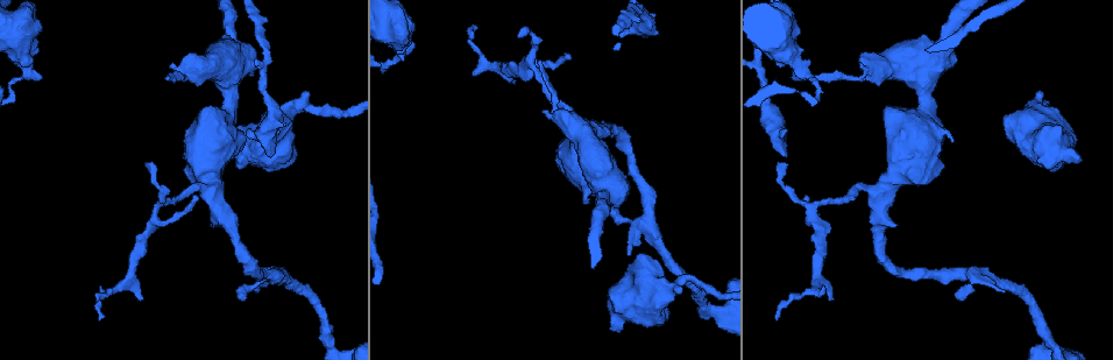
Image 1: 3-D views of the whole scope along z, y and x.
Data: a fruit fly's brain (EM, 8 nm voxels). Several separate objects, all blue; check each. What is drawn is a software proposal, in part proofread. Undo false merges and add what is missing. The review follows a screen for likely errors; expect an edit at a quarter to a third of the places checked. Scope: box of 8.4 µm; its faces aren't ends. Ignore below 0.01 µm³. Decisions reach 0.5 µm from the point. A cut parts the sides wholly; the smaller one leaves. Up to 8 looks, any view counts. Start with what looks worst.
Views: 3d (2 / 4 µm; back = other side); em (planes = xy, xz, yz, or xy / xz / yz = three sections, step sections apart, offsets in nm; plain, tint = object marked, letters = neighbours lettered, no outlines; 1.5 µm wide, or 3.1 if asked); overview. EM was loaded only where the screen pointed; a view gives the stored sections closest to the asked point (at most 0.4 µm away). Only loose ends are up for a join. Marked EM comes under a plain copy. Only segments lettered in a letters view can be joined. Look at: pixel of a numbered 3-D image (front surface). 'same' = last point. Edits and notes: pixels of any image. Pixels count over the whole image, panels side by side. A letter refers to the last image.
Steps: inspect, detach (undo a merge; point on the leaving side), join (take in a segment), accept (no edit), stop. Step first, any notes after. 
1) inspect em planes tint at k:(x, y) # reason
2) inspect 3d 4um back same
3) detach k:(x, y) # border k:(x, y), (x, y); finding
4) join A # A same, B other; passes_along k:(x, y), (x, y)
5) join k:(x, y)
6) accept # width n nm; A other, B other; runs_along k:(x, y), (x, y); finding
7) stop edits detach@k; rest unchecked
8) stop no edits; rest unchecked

inspect 3d 4um at 1:(796, 63) # sudden change in width

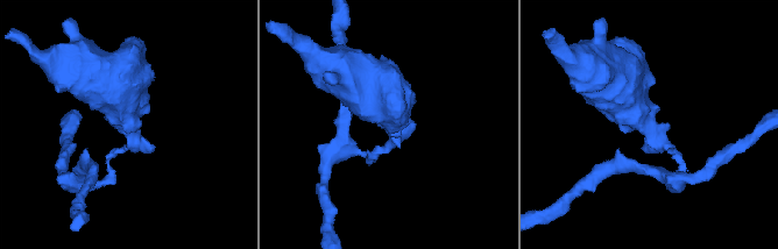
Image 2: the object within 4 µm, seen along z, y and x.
inspect em planes letters at 2:(649, 126) # shape alone is not enough

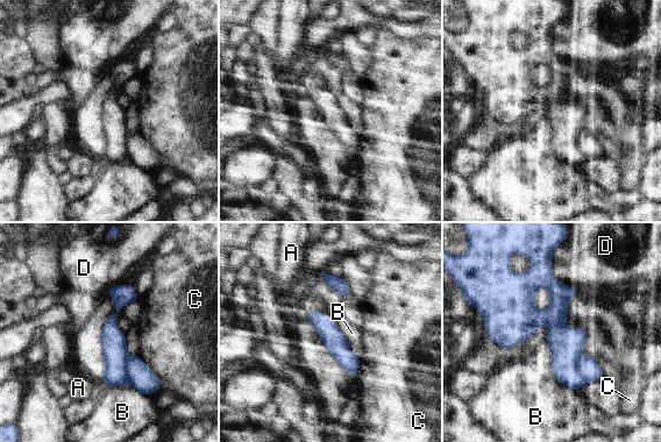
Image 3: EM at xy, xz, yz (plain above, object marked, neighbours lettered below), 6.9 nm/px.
detach 3:(588, 364) # A other, B other, C other, D other; border 3:(581, 353), (577, 366), (588, 382); a second cell is stuck on

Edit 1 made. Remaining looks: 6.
inspect overview

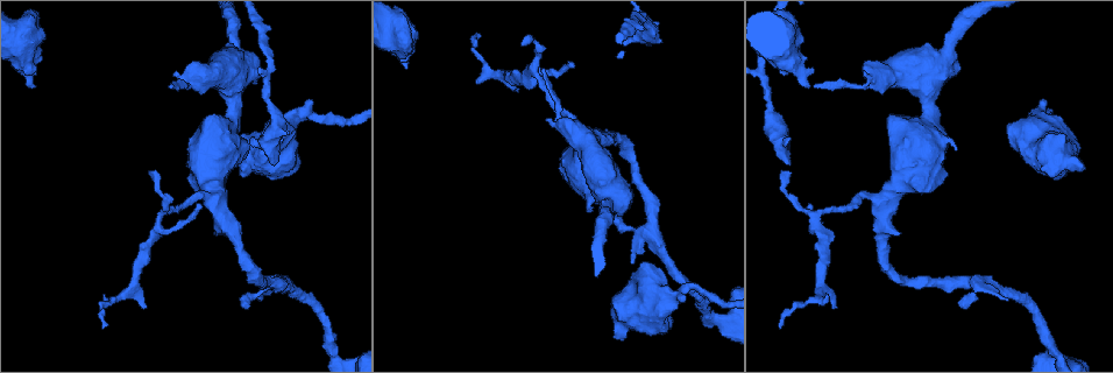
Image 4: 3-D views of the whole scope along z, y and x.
inspect em yz step 4 tint at 4:(250, 140) # free end

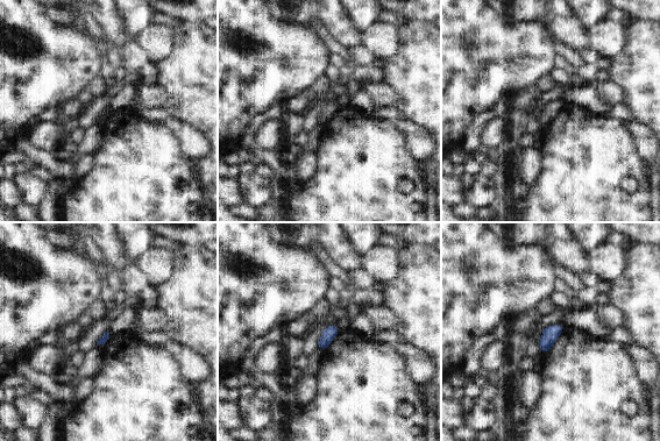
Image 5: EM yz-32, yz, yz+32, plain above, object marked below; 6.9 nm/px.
inspect em planes letters same # cut it another way

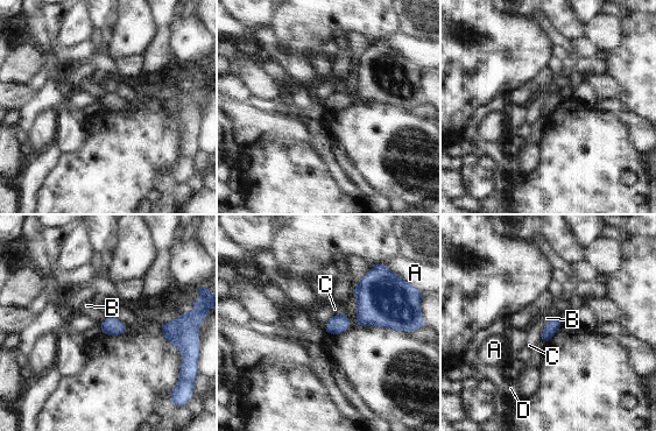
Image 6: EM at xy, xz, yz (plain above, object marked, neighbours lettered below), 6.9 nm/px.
accept # A other, B other, C other, D other; none of them fits

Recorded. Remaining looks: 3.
inspect em xy step 8 tint at 4:(477, 34) # tapers out

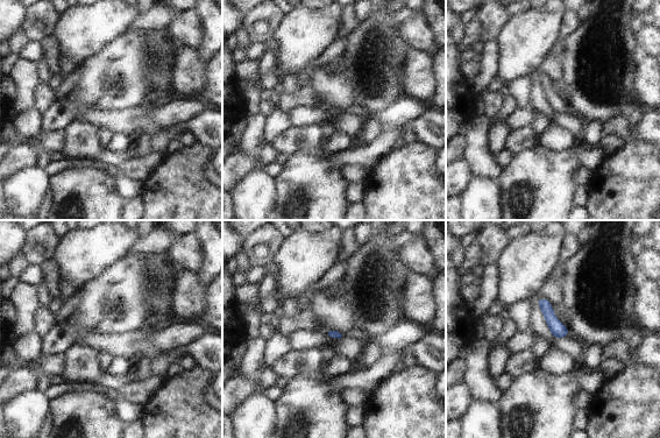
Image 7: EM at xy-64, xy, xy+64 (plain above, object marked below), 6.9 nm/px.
inspect em planes letters same

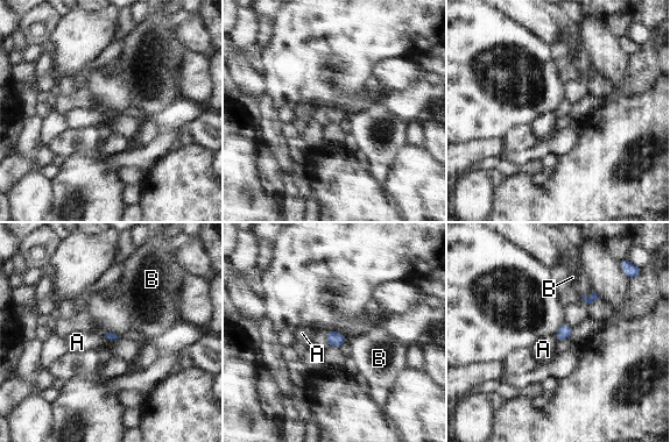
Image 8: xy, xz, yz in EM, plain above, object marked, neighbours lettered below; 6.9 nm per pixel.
accept # longest_contact A 100 nm; A other, B other; border 8:(101, 335), (106, 340), (114, 340); no lettered segment goes on from it

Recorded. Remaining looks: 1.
stop edits detach@3; rest unchecked

